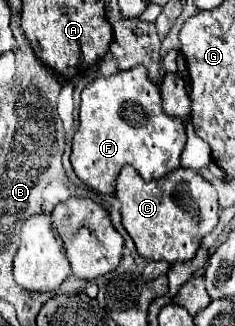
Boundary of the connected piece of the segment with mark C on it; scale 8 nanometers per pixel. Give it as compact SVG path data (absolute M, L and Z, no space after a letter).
M125 164L117 178L115 196L121 202L123 226L133 238L137 252L147 260L167 260L169 264L191 260L201 238L219 220L217 190L189 168L179 168L161 180L145 182L131 164Z

